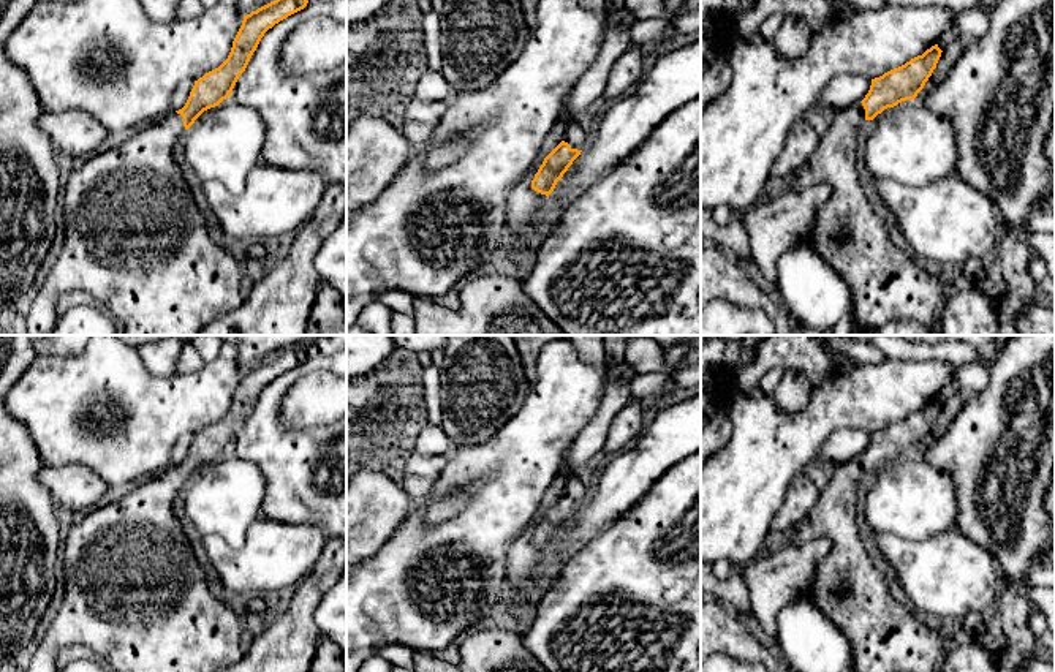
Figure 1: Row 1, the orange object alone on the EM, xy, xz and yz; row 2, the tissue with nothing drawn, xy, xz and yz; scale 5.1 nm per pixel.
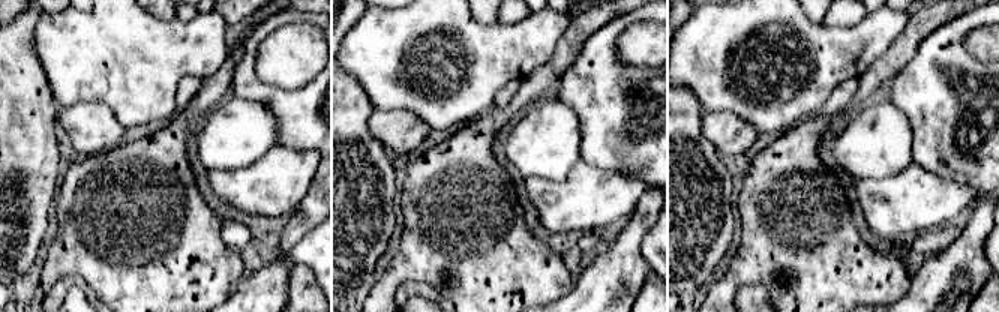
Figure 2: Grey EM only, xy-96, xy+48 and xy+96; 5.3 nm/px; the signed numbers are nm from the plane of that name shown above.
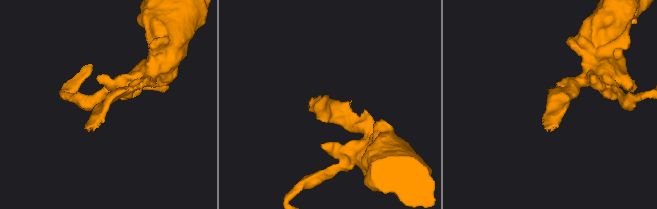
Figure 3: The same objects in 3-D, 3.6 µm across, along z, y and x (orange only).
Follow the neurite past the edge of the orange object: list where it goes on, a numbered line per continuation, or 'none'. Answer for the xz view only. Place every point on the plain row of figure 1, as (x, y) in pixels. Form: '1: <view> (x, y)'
1: xz (574, 489)

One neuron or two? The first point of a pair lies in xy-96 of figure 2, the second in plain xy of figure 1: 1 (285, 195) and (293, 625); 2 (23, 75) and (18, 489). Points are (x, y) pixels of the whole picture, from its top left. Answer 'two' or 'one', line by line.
1: two
2: one

